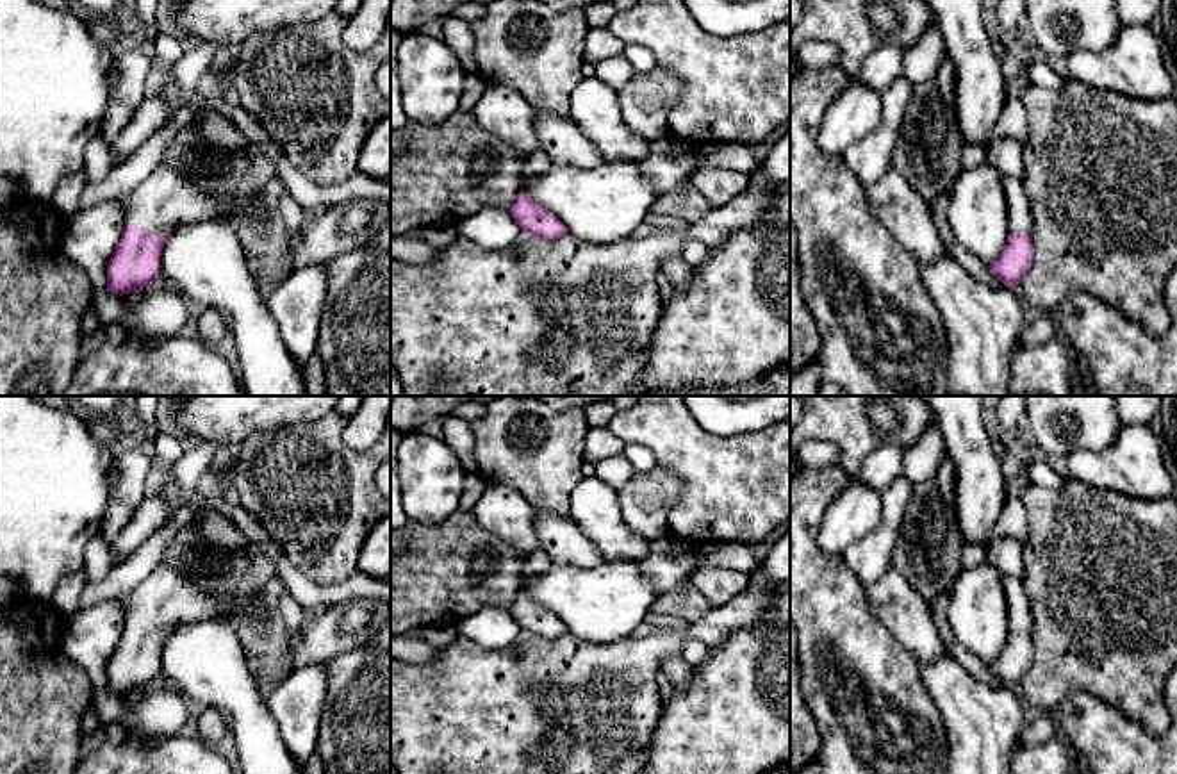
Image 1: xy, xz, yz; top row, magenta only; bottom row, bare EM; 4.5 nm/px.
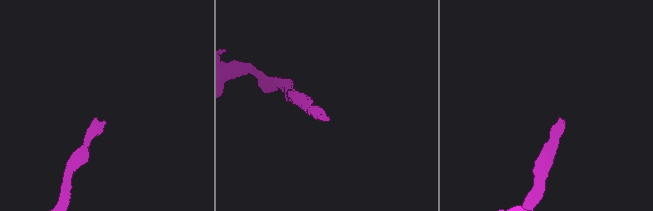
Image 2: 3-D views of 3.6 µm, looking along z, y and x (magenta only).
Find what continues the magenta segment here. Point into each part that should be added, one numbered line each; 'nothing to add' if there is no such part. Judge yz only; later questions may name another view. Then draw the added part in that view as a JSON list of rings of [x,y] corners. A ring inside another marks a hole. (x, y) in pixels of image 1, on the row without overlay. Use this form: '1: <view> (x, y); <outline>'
1: yz (1019, 609); [[[1000,574],[1008,599],[1009,633],[1031,633],[1033,615],[1027,590],[1022,580]]]

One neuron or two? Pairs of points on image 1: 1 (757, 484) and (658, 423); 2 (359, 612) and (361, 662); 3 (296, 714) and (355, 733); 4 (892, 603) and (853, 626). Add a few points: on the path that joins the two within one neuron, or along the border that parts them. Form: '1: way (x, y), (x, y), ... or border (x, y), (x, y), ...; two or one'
1: way (732, 484), (683, 448); one
2: border (371, 637), (325, 664); two
3: border (329, 680), (314, 751); two
4: border (864, 589), (869, 610), (901, 644); two

